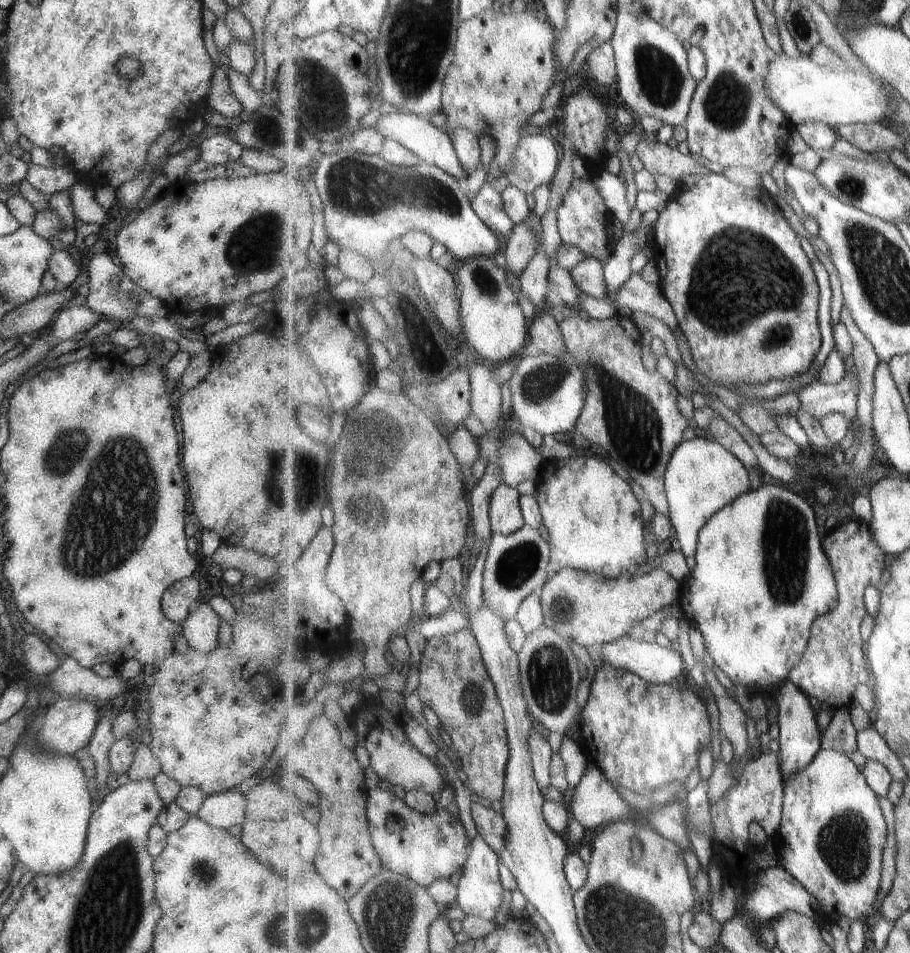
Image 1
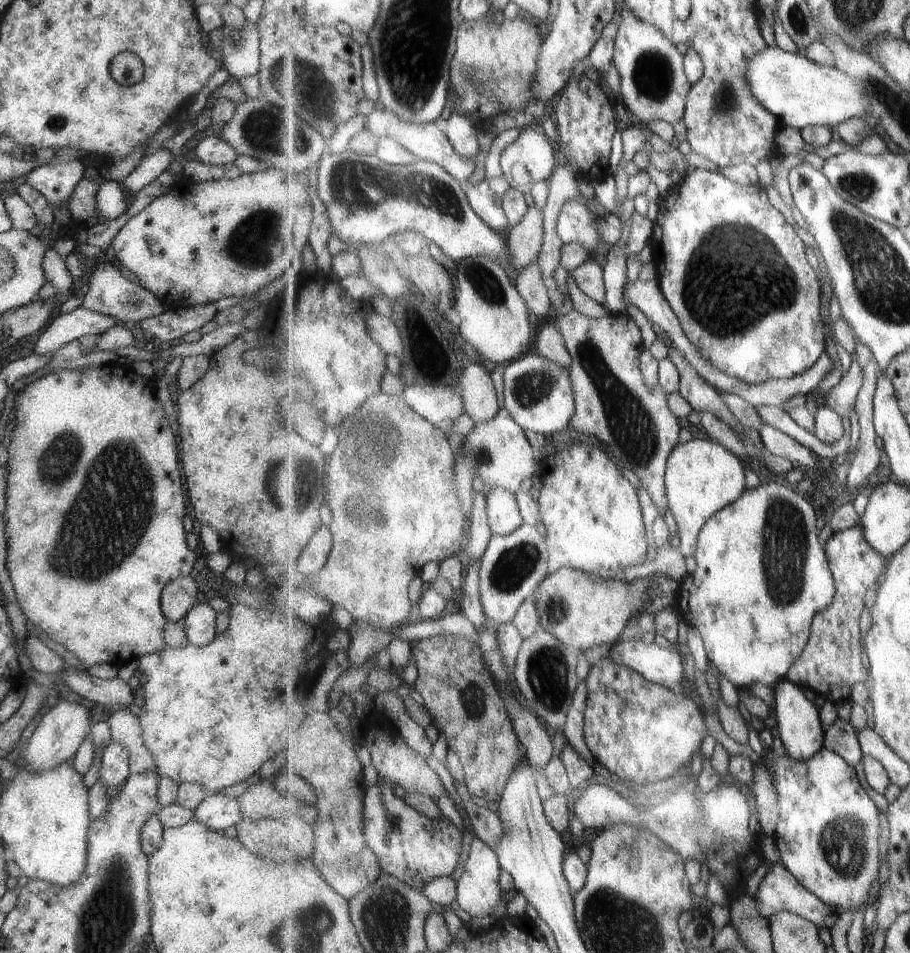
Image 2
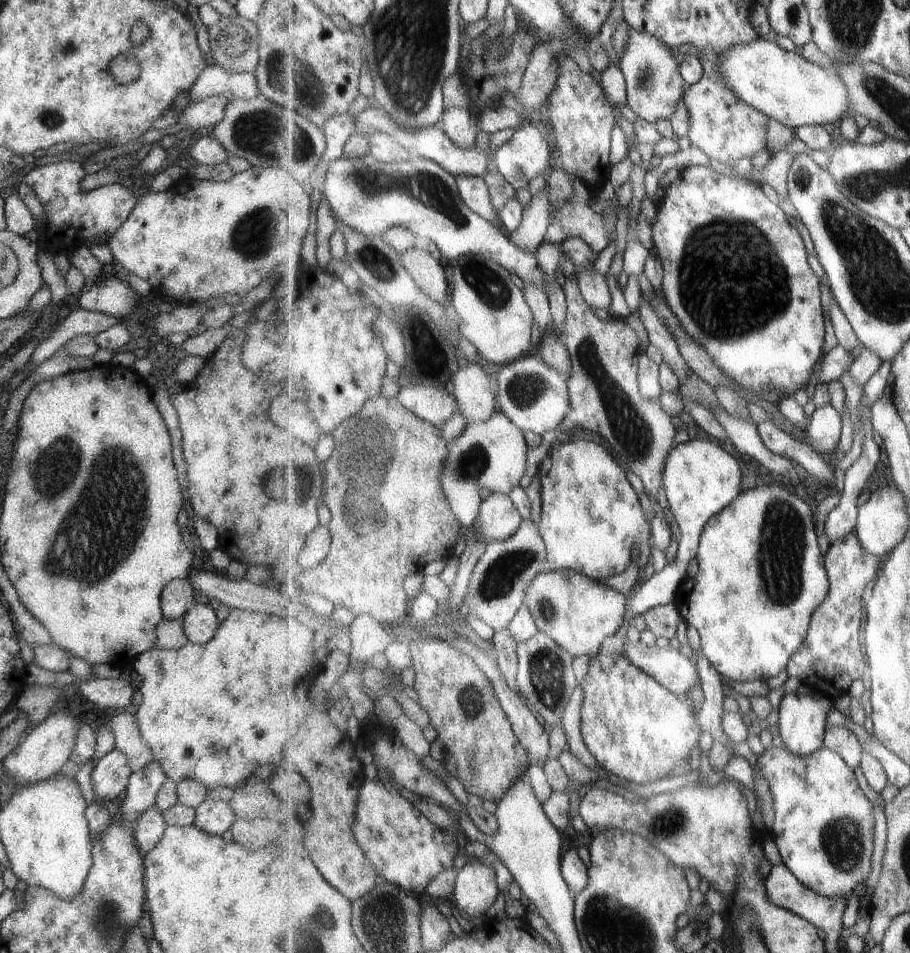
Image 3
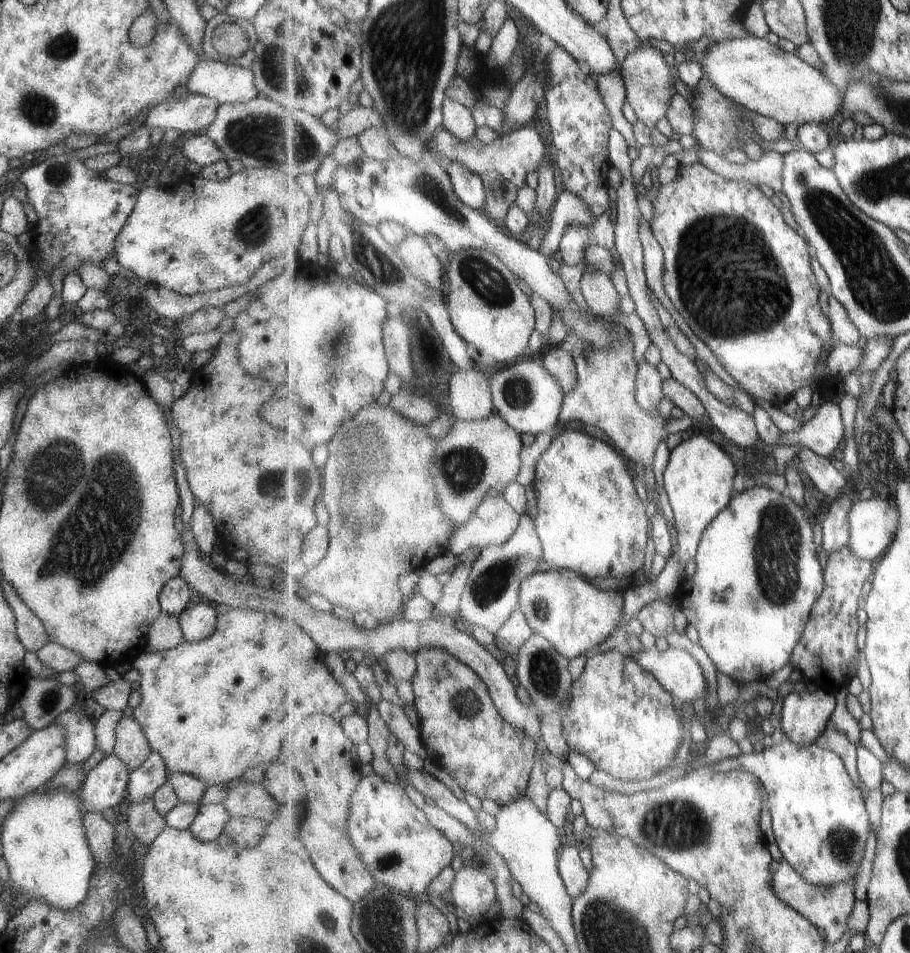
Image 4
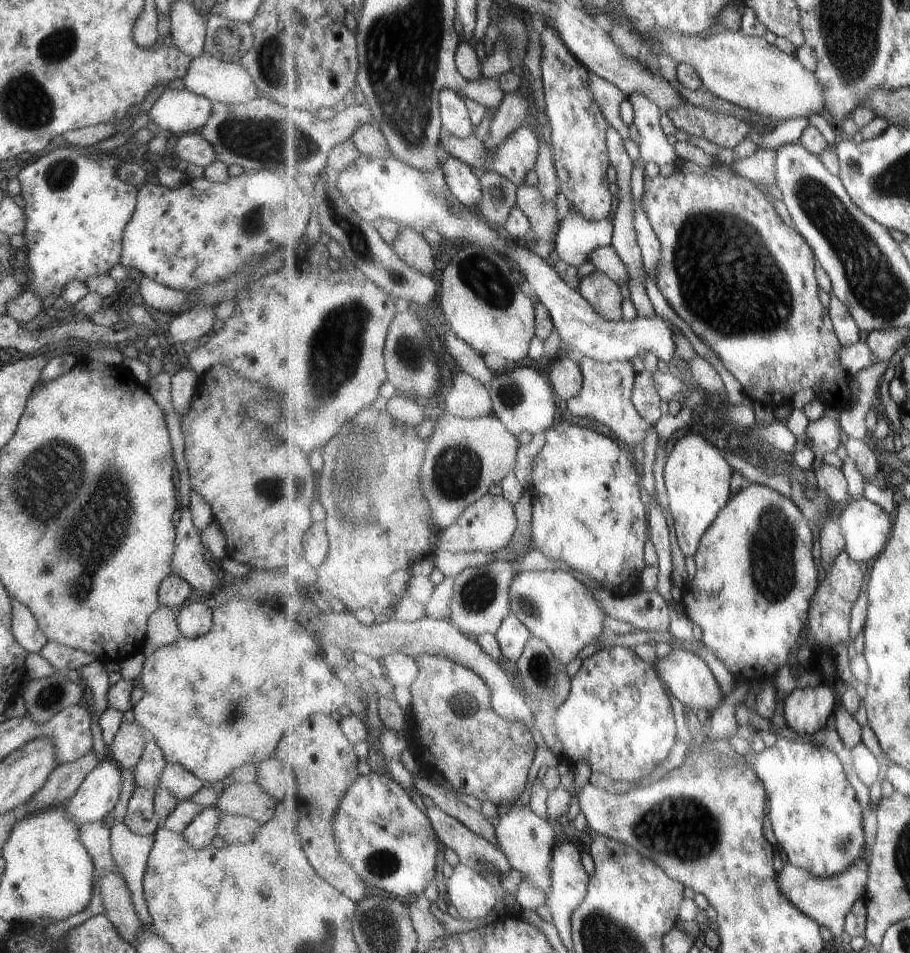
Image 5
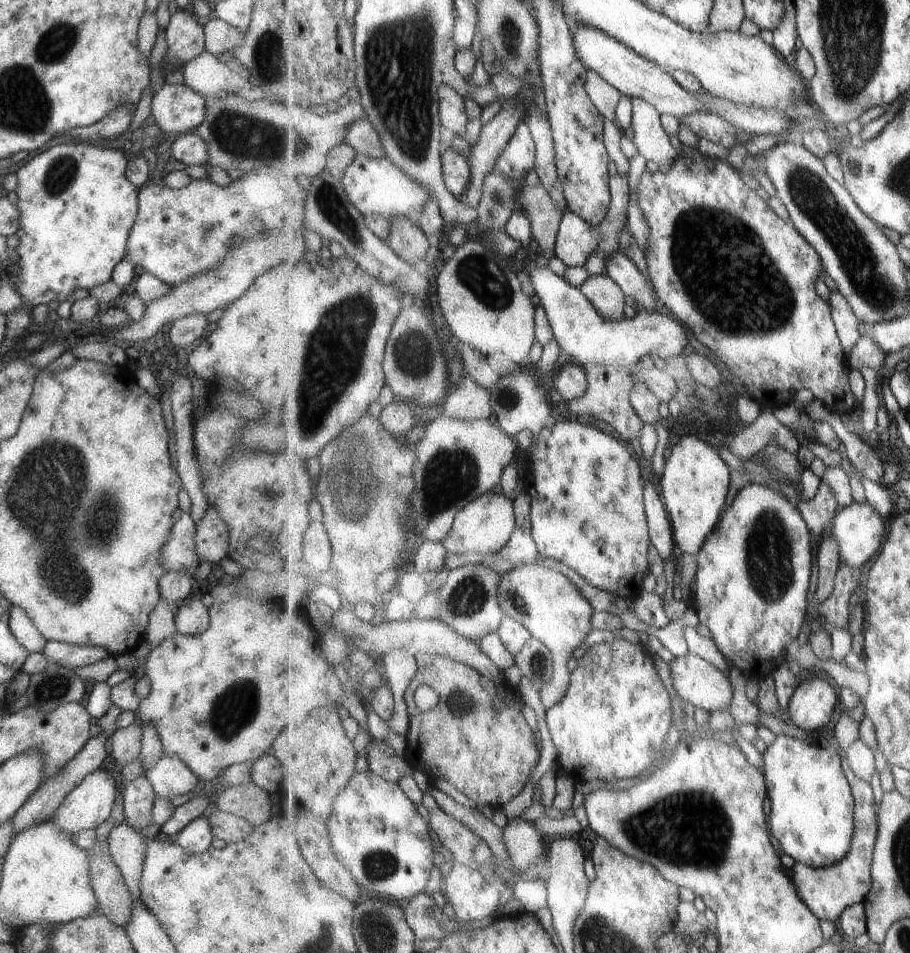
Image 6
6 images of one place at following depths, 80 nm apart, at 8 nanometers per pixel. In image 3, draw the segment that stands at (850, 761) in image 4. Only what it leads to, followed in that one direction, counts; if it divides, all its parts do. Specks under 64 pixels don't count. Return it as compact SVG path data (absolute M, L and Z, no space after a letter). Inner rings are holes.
M827 725L825 726L825 734L823 734L823 747L838 752L843 760L846 760L846 763L853 769L857 784L861 786L863 794L871 803L876 802L880 806L885 806L880 794L871 788L861 770L864 750L855 732L849 730L846 725Z

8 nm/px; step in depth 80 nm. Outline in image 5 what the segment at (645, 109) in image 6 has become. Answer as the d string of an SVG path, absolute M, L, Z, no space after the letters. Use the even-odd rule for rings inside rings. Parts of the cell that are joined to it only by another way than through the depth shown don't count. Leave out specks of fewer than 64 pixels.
M634 92L627 98L634 110L633 123L639 130L640 160L657 166L675 165L679 162L673 146L667 142L667 135L661 126L664 110L653 102L645 93Z

